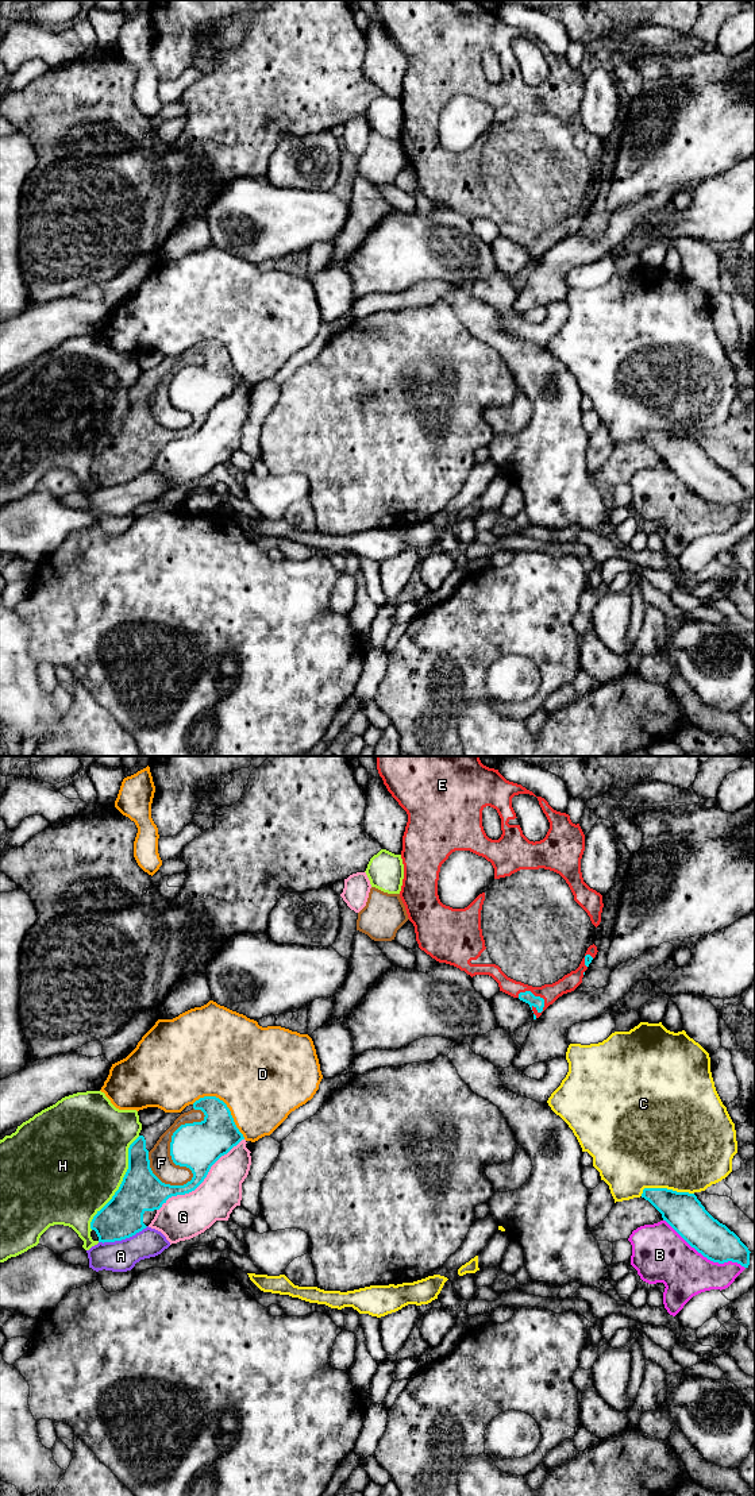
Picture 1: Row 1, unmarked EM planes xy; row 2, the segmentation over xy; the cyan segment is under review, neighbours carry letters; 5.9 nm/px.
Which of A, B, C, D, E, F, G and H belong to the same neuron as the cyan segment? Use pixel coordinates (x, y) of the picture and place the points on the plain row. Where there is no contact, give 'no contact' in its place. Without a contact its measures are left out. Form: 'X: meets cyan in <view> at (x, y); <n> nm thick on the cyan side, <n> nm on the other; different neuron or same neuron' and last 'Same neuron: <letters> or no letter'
A: meets cyan in xy at (123, 482); 240 nm thick on the cyan side, 190 nm on the other; different neuron
B: meets cyan in xy at (704, 500); 220 nm thick on the cyan side, 320 nm on the other; different neuron
C: meets cyan in xy at (665, 432); 220 nm thick on the cyan side, 500 nm on the other; different neuron
D: meets cyan in xy at (226, 349); 240 nm thick on the cyan side, 500 nm on the other; different neuron
E: meets cyan in xy at (536, 241); 70 nm thick on the cyan side, 110 nm on the other; same neuron
F: meets cyan in xy at (170, 397); 280 nm thick on the cyan side, 140 nm on the other; different neuron
G: meets cyan in xy at (203, 424); 280 nm thick on the cyan side, 260 nm on the other; different neuron
H: meets cyan in xy at (122, 427); 240 nm thick on the cyan side, 480 nm on the other; different neuron
Same neuron: E

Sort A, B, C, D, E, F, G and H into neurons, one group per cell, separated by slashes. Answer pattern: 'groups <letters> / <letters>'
groups A / B / C / D / E / F / G / H

